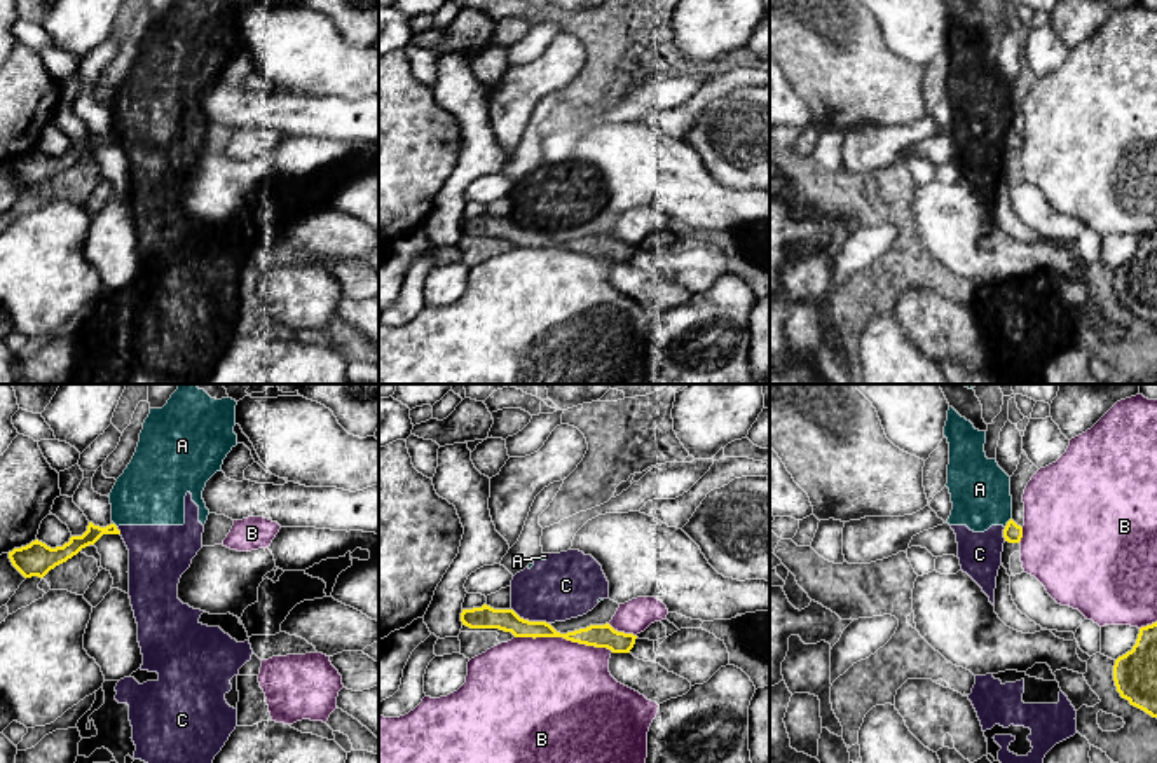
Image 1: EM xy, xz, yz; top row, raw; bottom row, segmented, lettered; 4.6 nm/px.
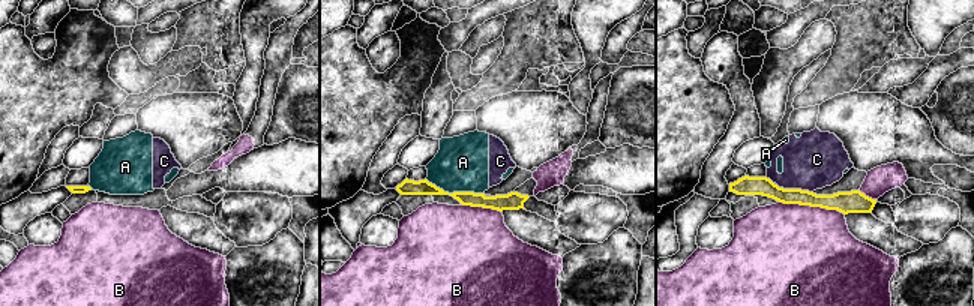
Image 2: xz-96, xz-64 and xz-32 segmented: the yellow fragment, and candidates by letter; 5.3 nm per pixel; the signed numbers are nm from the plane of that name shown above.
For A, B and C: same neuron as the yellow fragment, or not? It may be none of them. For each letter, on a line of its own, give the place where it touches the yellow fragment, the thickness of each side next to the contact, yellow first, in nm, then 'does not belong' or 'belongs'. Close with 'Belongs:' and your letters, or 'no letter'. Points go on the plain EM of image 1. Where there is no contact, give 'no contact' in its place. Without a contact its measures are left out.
A: yz (1007, 131) | 90/280 nm | does not belong
B: xz (564, 247) | 110/500 nm | does not belong
C: xz (531, 231) | 110/300 nm | does not belong
Belongs: no letter

